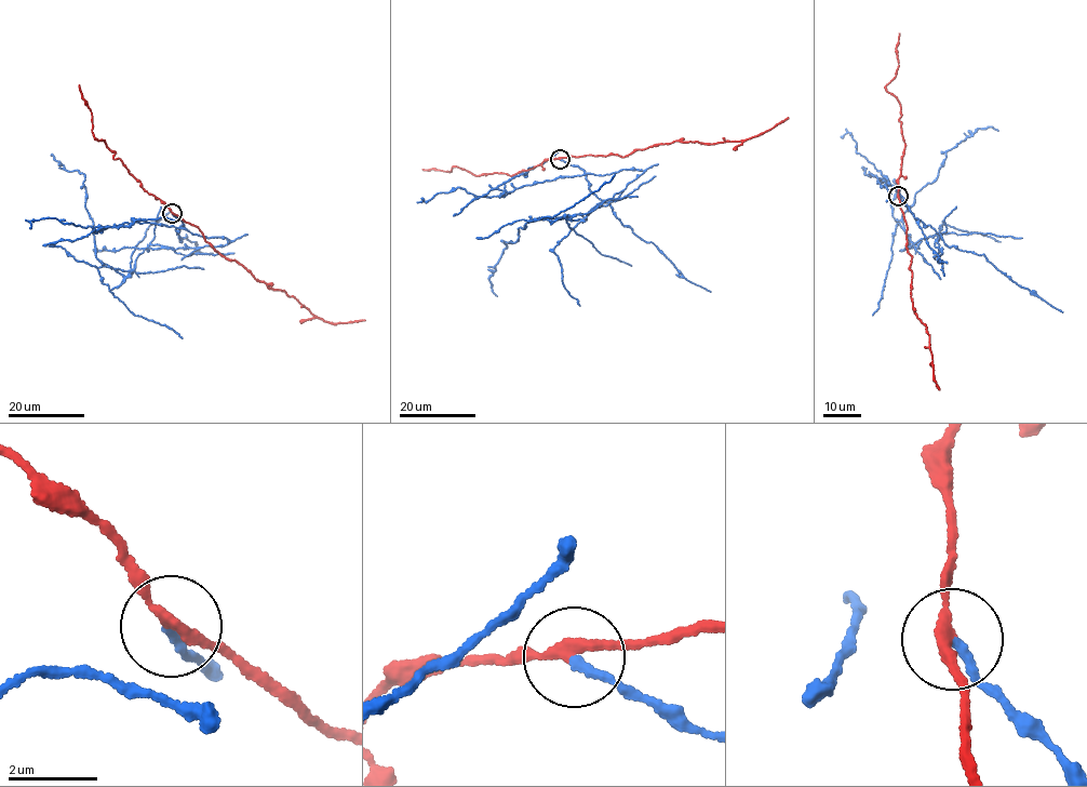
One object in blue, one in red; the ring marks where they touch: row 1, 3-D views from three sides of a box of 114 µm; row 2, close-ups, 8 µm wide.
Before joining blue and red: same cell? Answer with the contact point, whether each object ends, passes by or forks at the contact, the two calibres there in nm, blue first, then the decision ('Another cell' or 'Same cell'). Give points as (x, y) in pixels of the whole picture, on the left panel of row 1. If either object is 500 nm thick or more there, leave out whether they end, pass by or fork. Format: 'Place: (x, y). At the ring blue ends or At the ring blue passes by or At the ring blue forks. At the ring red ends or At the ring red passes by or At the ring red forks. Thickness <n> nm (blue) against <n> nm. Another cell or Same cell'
Place: (172, 213). At the ring blue ends. At the ring red passes by. Thickness 200 nm (blue) against 220 nm. Another cell

